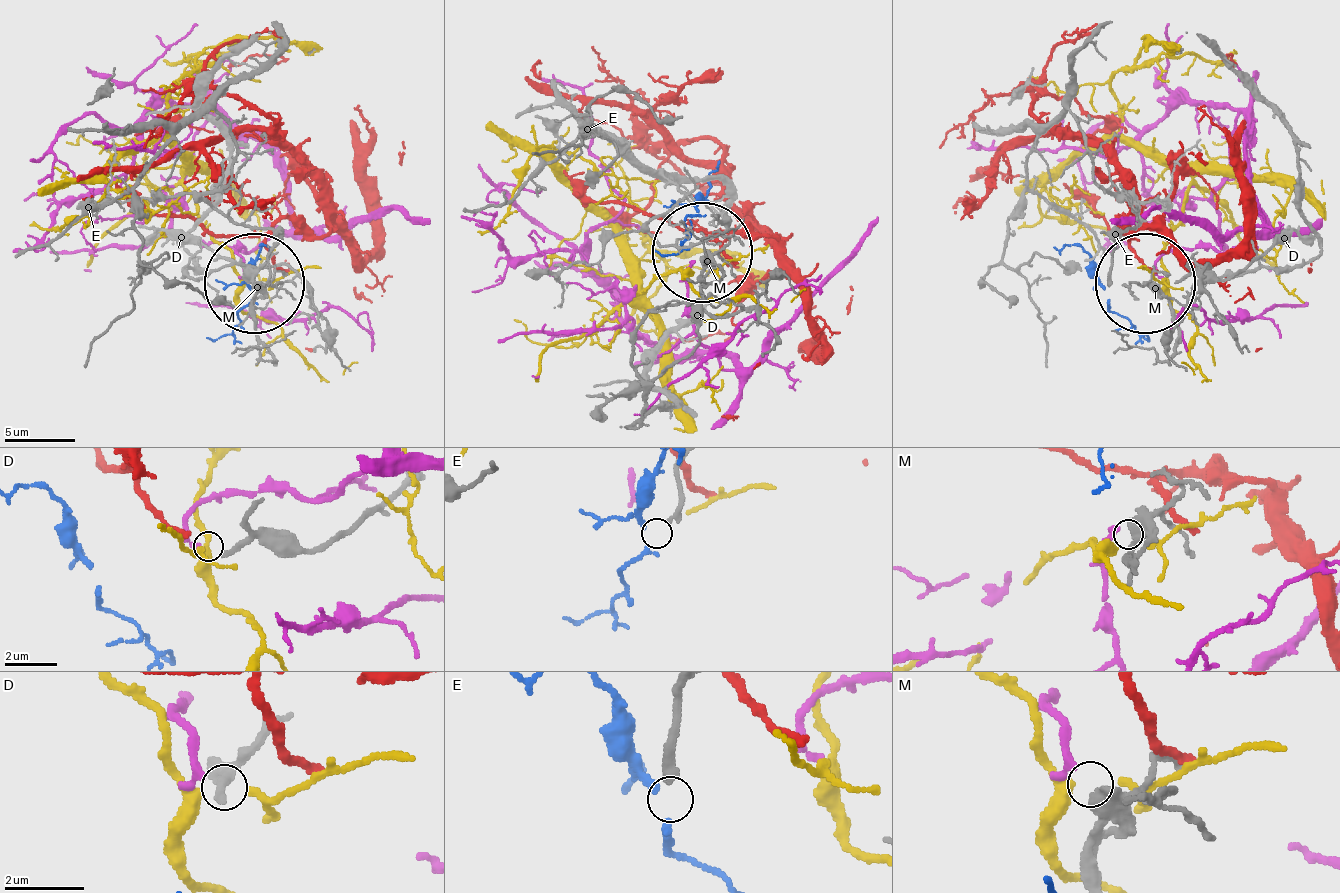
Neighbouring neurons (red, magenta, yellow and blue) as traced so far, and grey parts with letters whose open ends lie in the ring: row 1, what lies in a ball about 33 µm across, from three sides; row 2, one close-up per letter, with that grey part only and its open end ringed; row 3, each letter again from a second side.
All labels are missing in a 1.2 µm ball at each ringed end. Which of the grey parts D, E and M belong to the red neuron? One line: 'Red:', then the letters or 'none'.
Red: none

